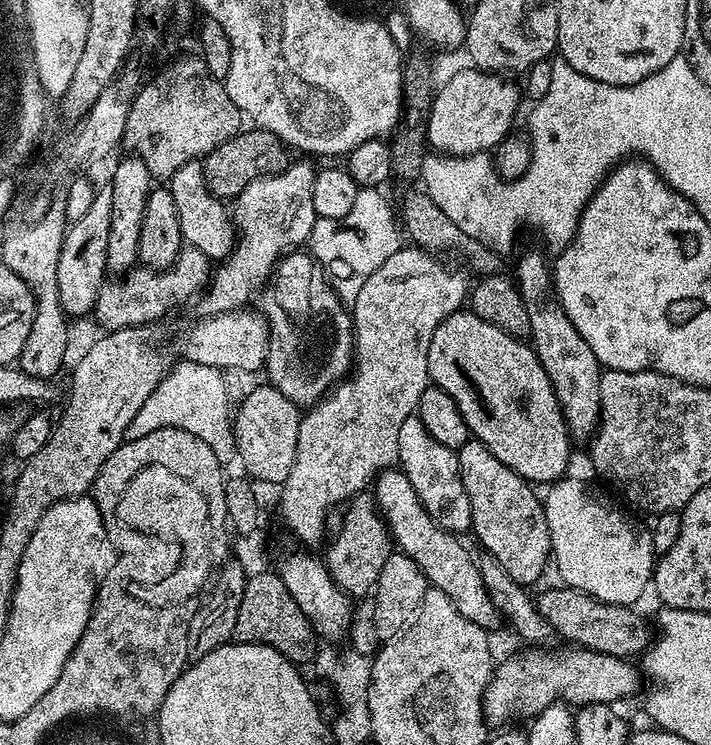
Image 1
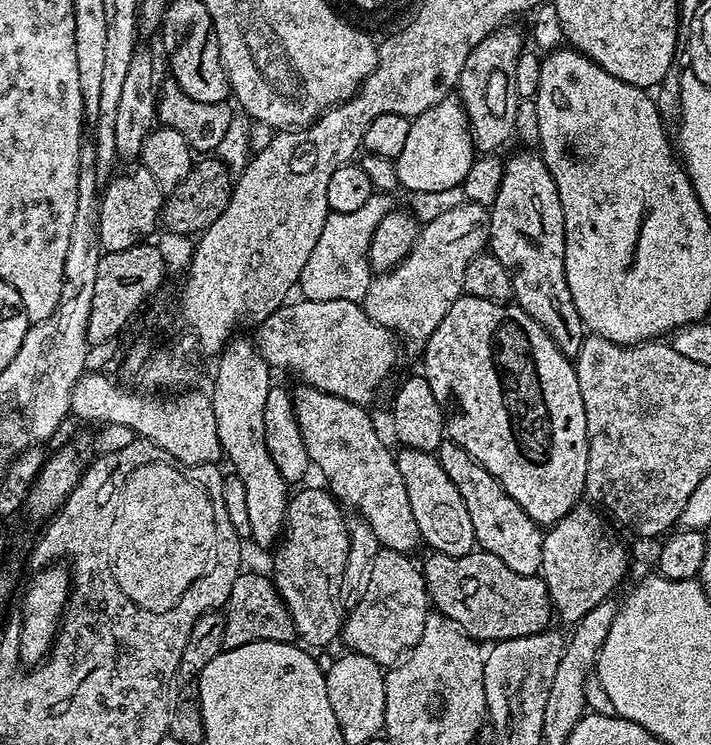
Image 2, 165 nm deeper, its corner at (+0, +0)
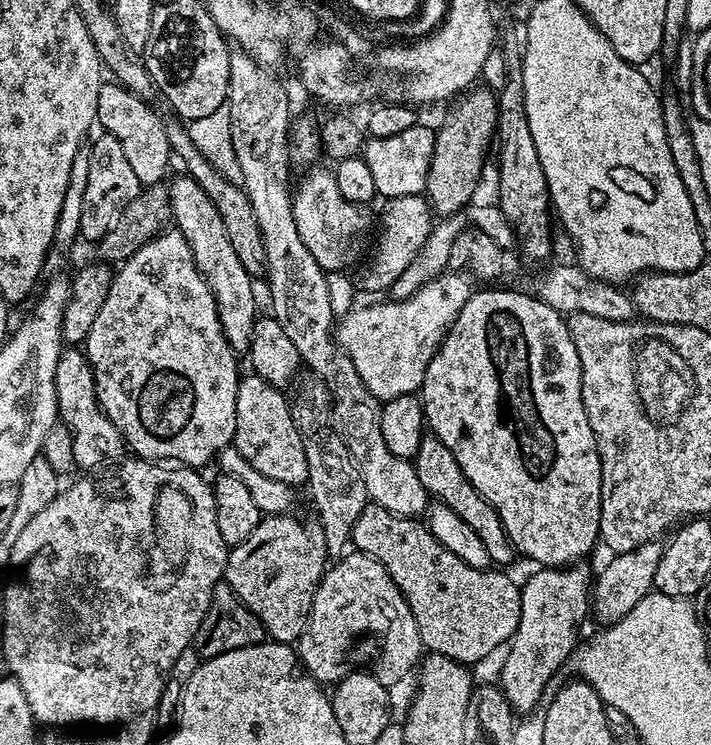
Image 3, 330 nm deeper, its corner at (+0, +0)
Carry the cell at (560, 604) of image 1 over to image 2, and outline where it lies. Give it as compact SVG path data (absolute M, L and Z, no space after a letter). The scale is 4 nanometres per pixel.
M474 550L465 556L447 556L432 552L422 560L428 599L440 615L453 620L463 632L477 642L499 642L539 636L554 620L552 598L544 577L518 574L494 558L494 554Z

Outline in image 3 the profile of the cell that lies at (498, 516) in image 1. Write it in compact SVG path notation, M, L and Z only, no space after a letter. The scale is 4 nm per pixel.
M426 434L422 438L422 446L418 446L414 463L418 478L422 486L426 486L429 497L433 501L450 506L450 510L454 510L454 514L458 514L458 518L462 518L462 522L466 522L466 526L470 526L470 530L474 530L474 534L482 538L486 554L490 554L493 565L508 566L504 564L511 562L514 549L502 526L502 518L498 518L494 506L490 506L490 502L486 502L486 498L482 498L482 494L478 494L474 486L470 486L470 478L466 478L466 474L462 474L462 466L458 466L458 458L454 458L454 454L450 454L450 450L442 446L437 436Z

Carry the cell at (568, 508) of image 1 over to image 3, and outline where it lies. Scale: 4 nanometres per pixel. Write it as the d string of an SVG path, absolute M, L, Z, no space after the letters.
M576 562L571 566L558 568L544 566L536 570L536 573L528 581L523 581L520 589L522 610L520 611L518 630L507 645L506 653L508 652L508 657L505 658L504 665L500 668L500 680L498 680L498 687L504 692L504 696L517 713L530 711L539 702L544 687L552 680L552 675L564 663L566 665L569 663L570 657L578 644L576 631L579 630L584 615L587 612L589 615L590 612L590 589L593 584L593 573L588 573L588 568L584 565L584 562Z

